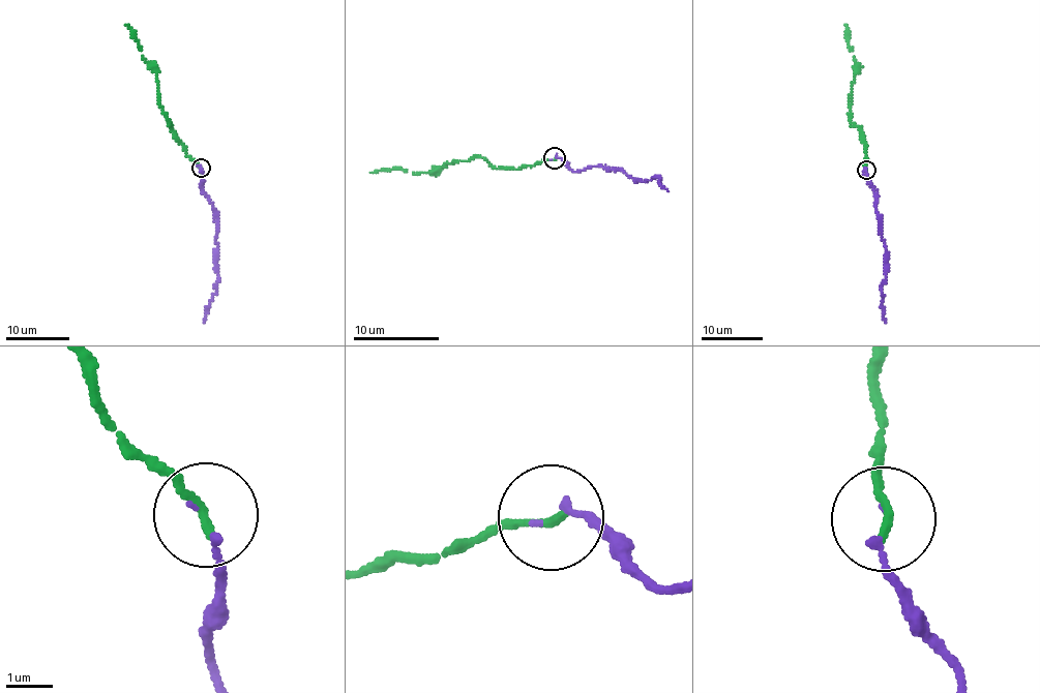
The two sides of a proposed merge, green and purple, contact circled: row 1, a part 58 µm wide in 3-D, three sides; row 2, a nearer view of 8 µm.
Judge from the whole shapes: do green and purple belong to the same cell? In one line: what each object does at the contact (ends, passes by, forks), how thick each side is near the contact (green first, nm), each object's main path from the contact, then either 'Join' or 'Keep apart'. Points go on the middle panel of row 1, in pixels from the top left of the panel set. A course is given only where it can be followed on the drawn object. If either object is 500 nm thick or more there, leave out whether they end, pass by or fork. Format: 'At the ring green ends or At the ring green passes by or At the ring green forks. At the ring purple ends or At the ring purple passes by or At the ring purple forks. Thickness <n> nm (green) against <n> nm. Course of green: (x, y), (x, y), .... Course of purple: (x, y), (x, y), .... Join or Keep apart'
At the ring green ends. At the ring purple ends. Thickness 190 nm (green) against 110 nm. Course of green: (555, 157), (517, 169), (495, 168), (477, 157), (428, 173), (383, 169), (369, 172). Course of purple: (552, 159), (565, 160), (575, 172), (603, 167), (647, 182), (660, 178), (660, 183), (669, 191). Join

